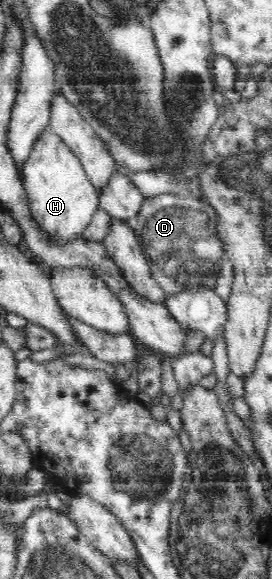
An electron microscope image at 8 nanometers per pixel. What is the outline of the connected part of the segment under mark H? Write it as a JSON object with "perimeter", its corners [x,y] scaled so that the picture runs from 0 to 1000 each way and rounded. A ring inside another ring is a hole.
{"perimeter":[[[176,223],[147,230],[77,292],[81,314],[107,347],[118,378],[195,416],[250,420],[301,411],[309,396],[364,363],[364,335],[316,304],[287,271],[232,242]]]}

